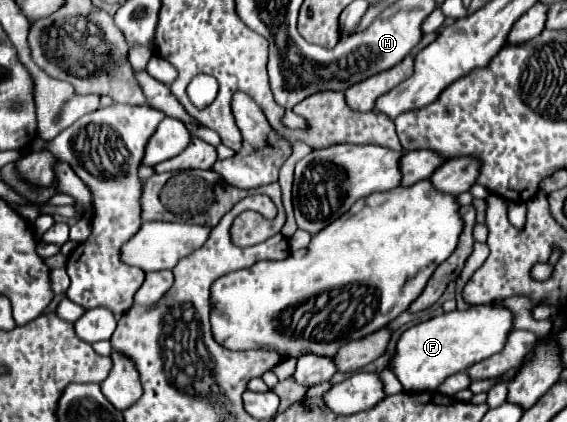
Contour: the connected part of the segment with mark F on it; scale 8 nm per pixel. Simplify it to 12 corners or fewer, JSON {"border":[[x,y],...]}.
{"border":[[480,304],[408,328],[390,364],[406,392],[498,354],[514,314]]}

